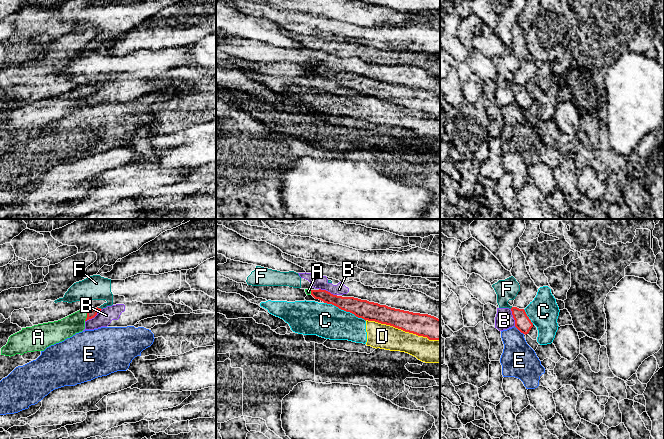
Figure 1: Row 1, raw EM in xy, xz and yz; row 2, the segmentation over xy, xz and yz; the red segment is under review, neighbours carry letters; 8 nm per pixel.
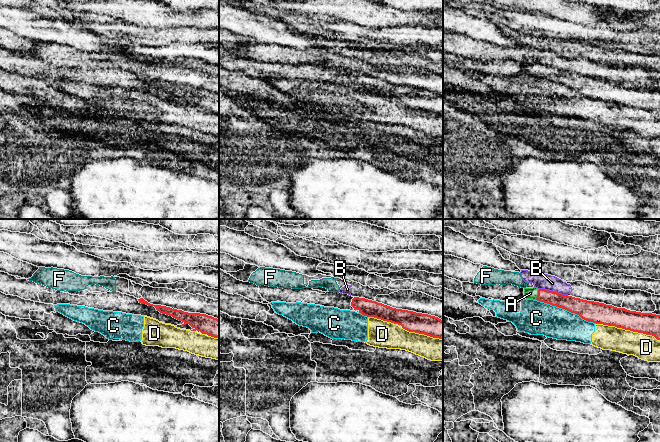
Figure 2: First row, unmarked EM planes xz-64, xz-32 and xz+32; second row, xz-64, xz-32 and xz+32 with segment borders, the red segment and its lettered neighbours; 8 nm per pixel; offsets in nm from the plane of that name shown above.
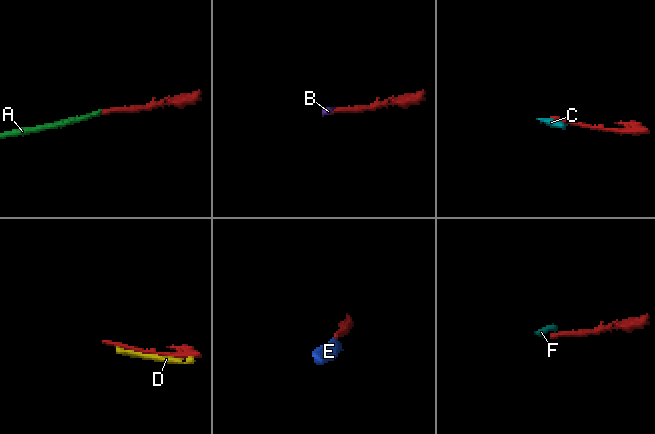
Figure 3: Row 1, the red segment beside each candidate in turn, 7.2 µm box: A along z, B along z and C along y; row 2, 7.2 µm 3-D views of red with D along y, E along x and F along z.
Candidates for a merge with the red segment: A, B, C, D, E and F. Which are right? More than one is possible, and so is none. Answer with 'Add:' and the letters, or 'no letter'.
Add: A

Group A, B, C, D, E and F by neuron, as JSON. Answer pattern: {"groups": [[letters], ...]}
{"groups": [["A"], ["B", "F"], ["C", "D"], ["E"]]}

